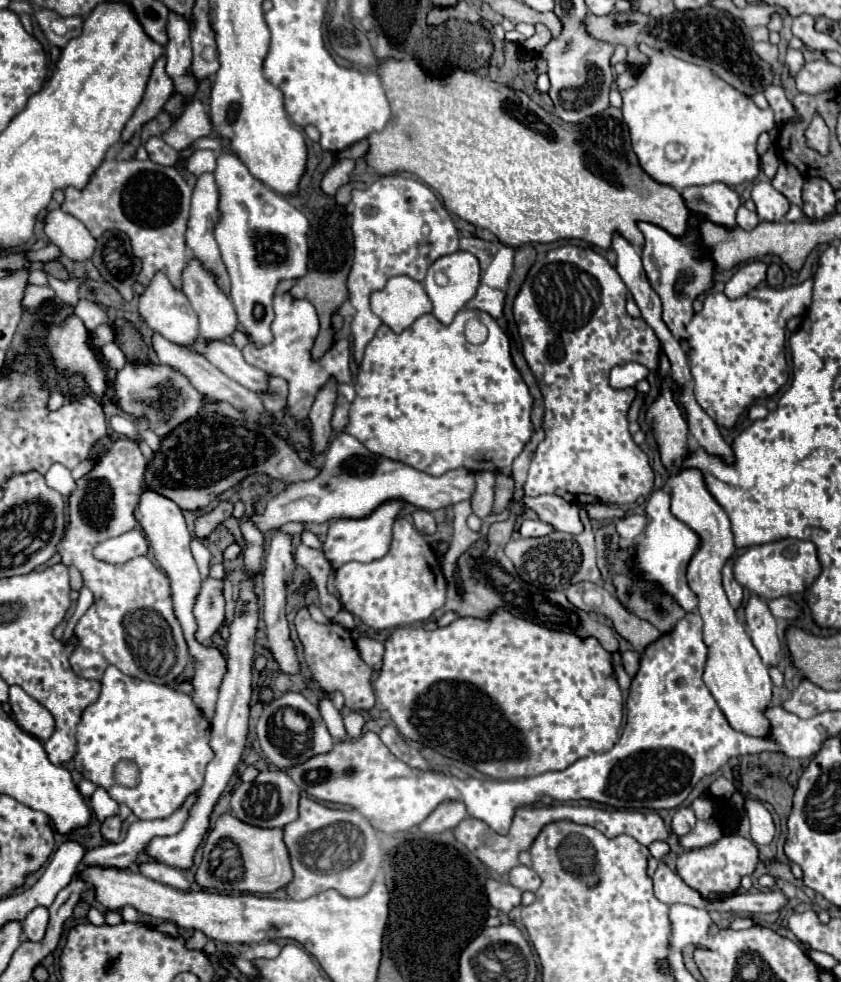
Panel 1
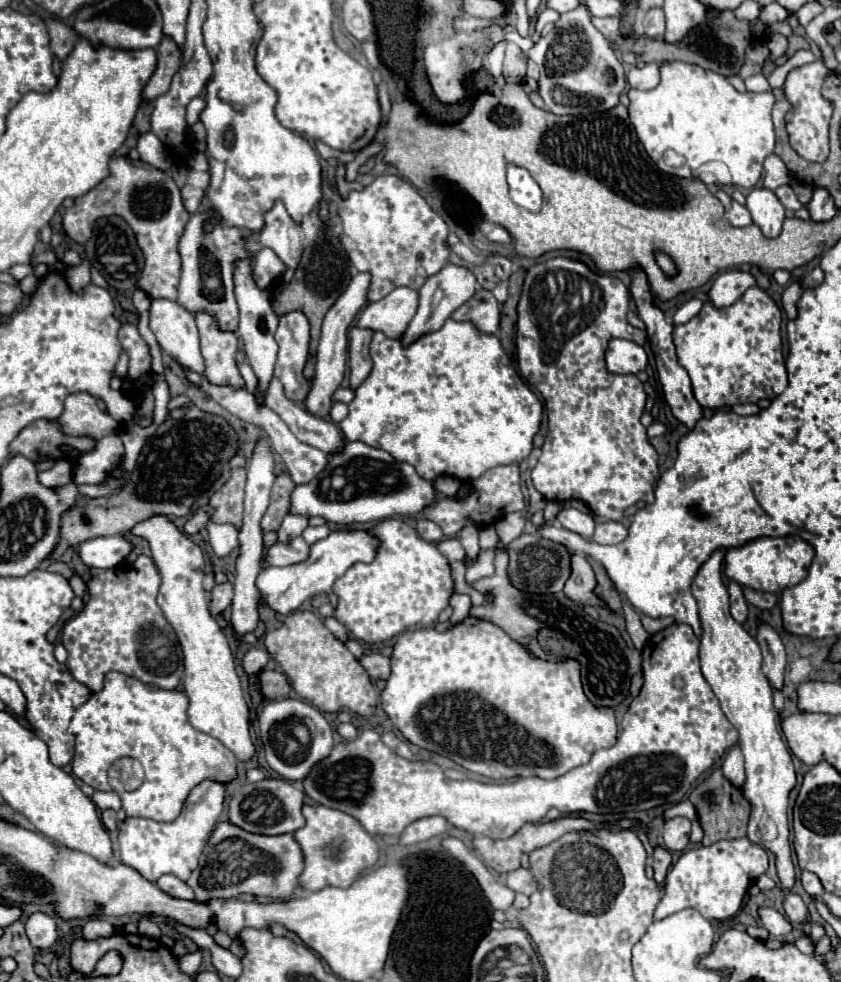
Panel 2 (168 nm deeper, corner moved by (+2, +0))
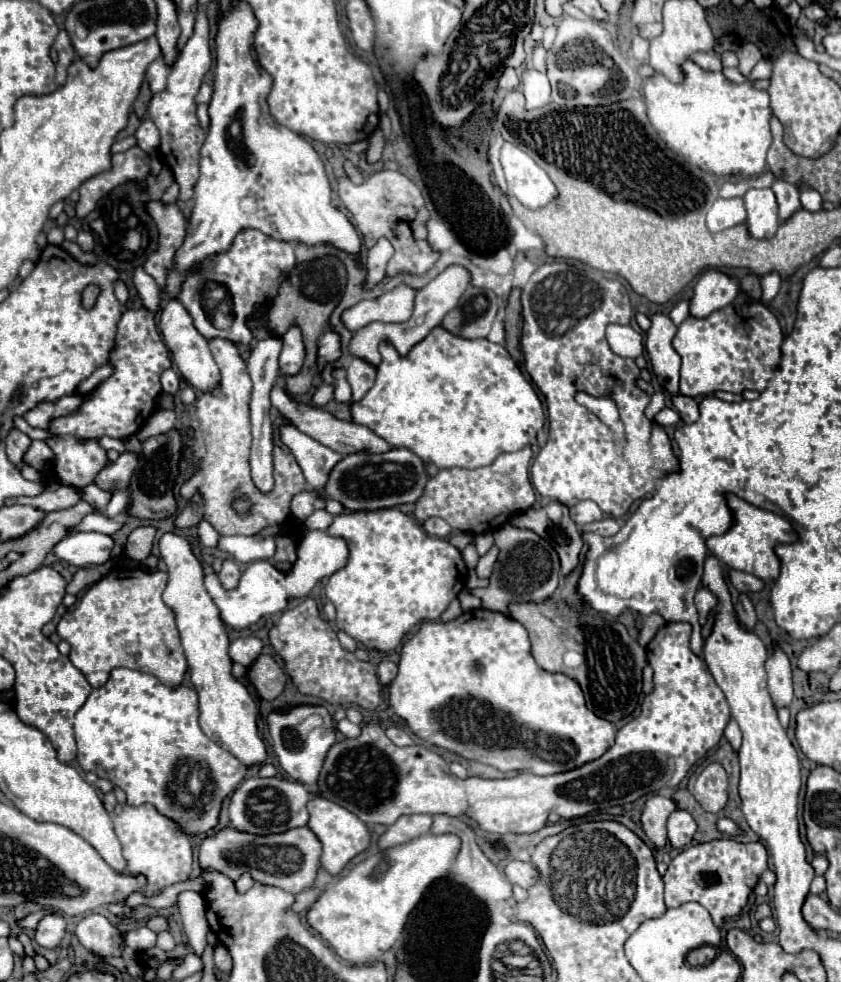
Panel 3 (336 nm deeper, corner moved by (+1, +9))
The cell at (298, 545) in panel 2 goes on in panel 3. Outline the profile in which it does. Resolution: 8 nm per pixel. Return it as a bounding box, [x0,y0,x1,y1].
[217,536,275,562]

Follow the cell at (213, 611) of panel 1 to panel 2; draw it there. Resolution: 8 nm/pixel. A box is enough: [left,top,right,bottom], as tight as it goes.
[210,583,232,617]

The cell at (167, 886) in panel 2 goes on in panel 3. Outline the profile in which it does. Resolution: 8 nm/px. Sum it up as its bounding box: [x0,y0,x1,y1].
[179,892,209,956]

